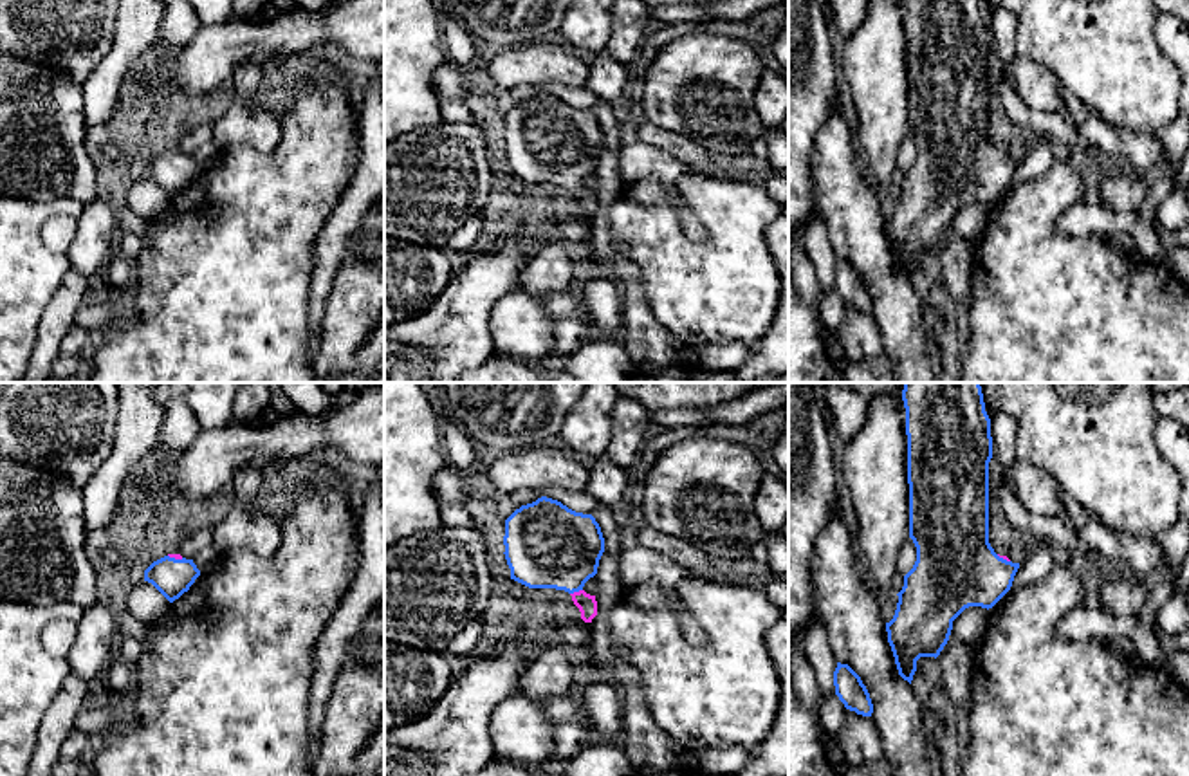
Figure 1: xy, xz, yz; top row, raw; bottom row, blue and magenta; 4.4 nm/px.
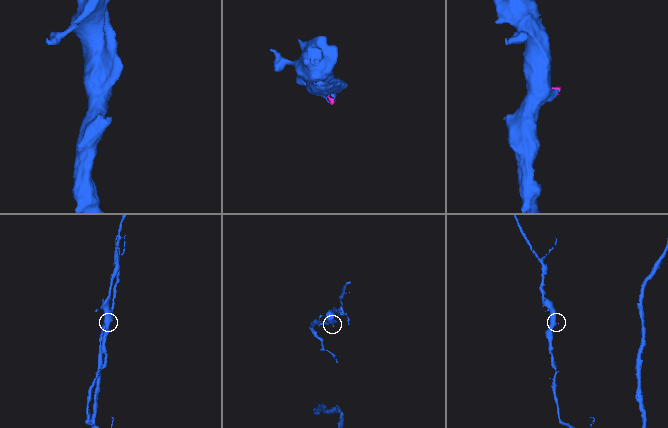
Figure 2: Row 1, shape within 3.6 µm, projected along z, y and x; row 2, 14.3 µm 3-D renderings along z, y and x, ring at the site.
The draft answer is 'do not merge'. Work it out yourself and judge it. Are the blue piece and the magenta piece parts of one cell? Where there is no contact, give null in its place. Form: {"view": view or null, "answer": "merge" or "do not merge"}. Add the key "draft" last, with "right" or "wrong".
{"view": "xz", "answer": "merge", "draft": "wrong"}

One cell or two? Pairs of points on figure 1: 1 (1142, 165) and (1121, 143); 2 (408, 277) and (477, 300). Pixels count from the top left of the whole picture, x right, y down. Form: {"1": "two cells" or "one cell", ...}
{"1": "one cell", "2": "two cells"}

